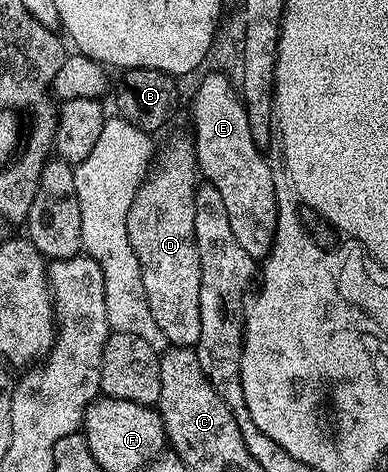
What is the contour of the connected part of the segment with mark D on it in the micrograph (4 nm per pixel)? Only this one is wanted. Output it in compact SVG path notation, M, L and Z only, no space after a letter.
M192 137L173 138L162 154L160 151L155 169L139 188L127 216L129 239L143 276L143 292L147 292L151 316L163 328L170 347L193 348L201 338L201 265L195 240L198 185L197 153L193 150Z

